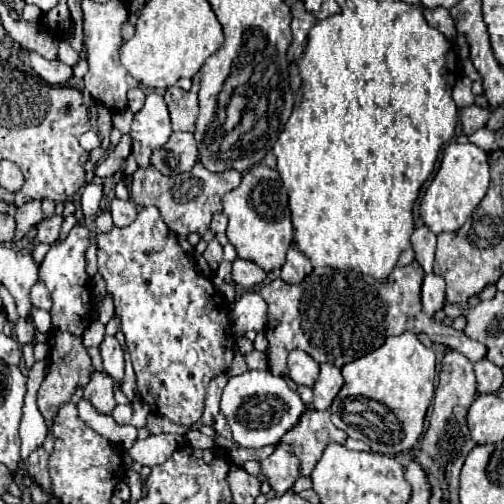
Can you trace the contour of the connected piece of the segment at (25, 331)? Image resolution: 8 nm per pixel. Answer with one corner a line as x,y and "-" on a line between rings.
32,316
18,318
18,322
16,322
16,326
14,326
14,336
16,336
16,340
18,340
22,346
24,346
24,344
32,344
32,342
34,342
36,326
34,326

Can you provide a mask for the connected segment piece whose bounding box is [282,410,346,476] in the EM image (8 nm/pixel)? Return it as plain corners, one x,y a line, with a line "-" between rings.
328,410
326,412
306,412
300,424
282,436
282,442
292,444
292,450
302,460
302,476
310,476
324,448
330,442
344,444
346,434
332,424

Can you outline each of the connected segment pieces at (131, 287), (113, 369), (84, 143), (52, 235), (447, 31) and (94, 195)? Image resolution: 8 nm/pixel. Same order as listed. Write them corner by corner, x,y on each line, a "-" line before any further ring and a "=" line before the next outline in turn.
146,206
146,208
140,208
138,210
138,216
136,220
126,226
126,228
112,228
110,232
98,232
96,234
96,246
98,246
98,272
100,276
104,278
106,282
106,292
112,296
112,302
114,302
114,308
116,308
116,318
120,322
120,332
124,334
126,338
126,344
128,344
128,350
130,350
130,356
132,356
132,364
134,364
134,372
136,372
136,382
138,382
138,390
140,390
140,398
152,408
152,412
160,414
160,416
166,416
170,418
172,422
176,424
184,424
184,426
190,426
190,424
196,424
200,418
202,418
202,410
204,410
204,396
206,396
206,386
212,378
224,374
224,370
230,366
232,358
234,358
234,336
232,336
232,330
230,330
230,320
228,320
228,304
222,300
222,296
216,292
214,284
204,278
202,274
196,272
194,264
190,262
190,256
182,250
180,242
178,242
178,236
168,230
166,222
160,218
160,212
156,210
156,206
=
106,336
104,342
100,344
102,360
104,360
104,372
112,380
122,380
124,378
124,352
114,336
=
88,130
80,136
80,146
86,150
86,152
92,152
94,148
100,146
100,136
94,132
94,130
=
52,216
52,218
44,218
40,224
38,224
38,234
36,238
40,242
46,242
46,244
52,244
56,238
58,238
58,232
60,232
60,226
62,226
62,216
=
436,8
436,10
424,10
424,16
428,20
428,24
436,30
440,30
448,40
454,40
456,36
456,28
454,28
454,20
450,18
446,8
=
86,184
84,186
84,192
82,192
82,212
86,218
94,218
96,212
98,212
98,206
100,206
100,200
102,200
102,186
98,184

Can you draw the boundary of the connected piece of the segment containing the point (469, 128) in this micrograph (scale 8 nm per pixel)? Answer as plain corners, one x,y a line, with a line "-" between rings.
472,104
472,106
460,110
460,120
462,120
464,132
466,132
466,134
472,134
472,132
476,132
476,130
480,130
480,128
486,126
488,110

